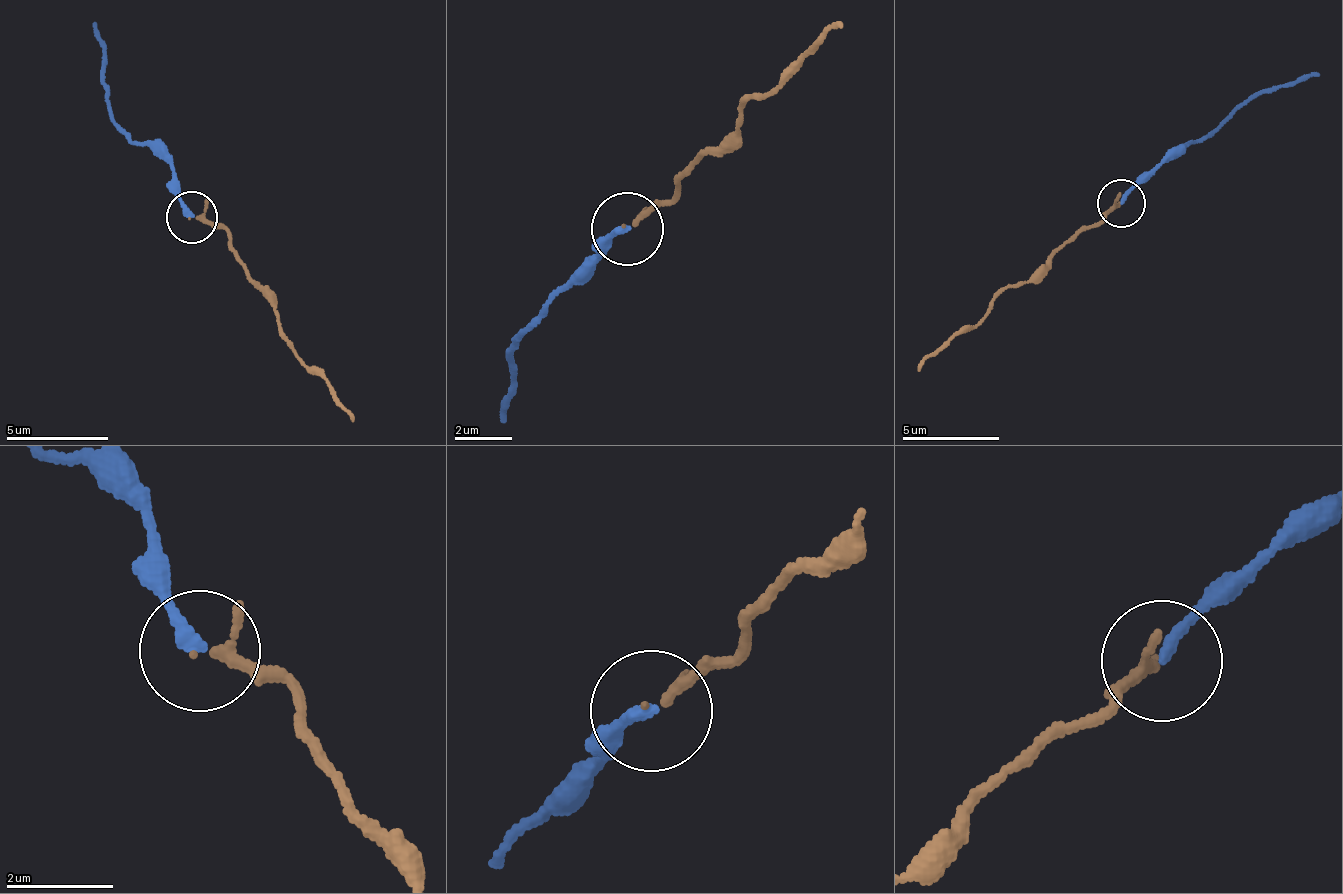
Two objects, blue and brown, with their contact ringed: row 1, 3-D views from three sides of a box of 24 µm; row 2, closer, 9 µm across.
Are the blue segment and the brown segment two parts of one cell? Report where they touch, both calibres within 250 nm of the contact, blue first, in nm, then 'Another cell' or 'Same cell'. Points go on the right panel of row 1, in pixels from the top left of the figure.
Place: (1121, 203). Thickness 240 nm (blue) against 120 nm. Same cell

